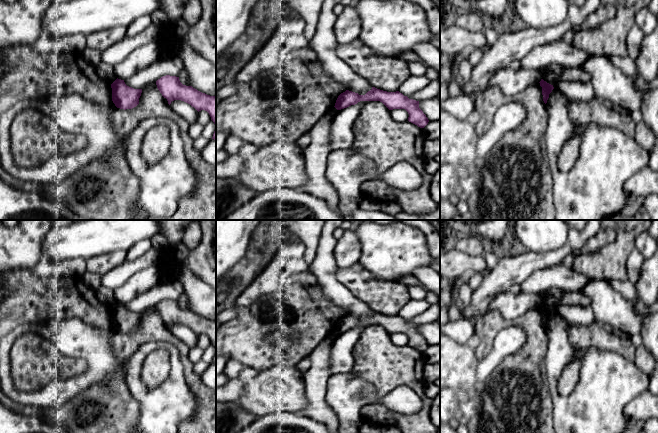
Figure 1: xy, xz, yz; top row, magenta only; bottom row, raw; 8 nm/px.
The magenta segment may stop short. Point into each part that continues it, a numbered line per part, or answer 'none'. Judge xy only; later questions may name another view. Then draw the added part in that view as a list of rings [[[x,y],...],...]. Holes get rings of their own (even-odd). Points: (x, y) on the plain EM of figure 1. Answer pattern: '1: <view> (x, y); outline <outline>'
none

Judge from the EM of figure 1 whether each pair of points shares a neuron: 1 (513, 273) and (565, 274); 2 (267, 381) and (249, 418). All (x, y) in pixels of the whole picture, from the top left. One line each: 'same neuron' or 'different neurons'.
1: different neurons
2: different neurons

